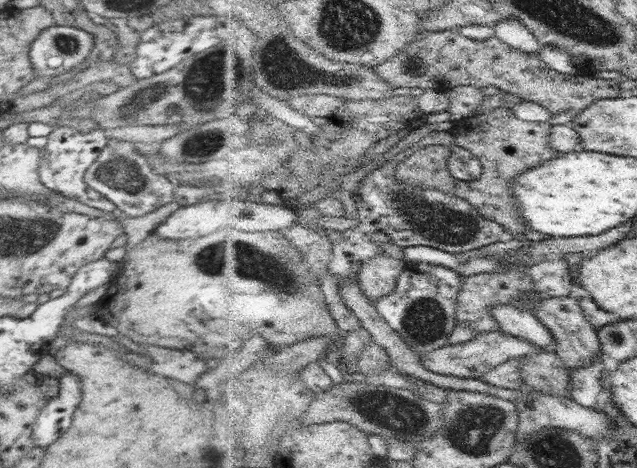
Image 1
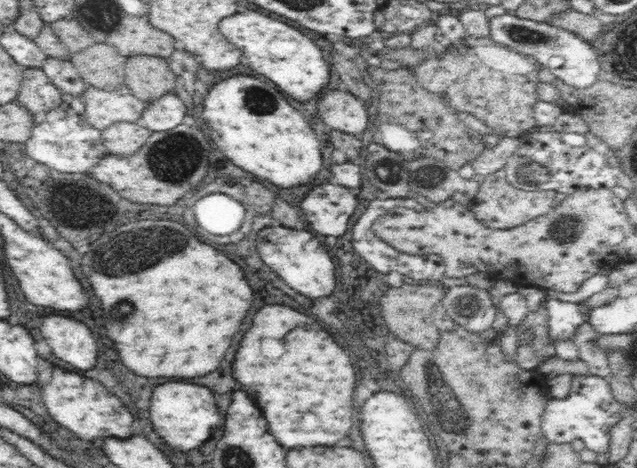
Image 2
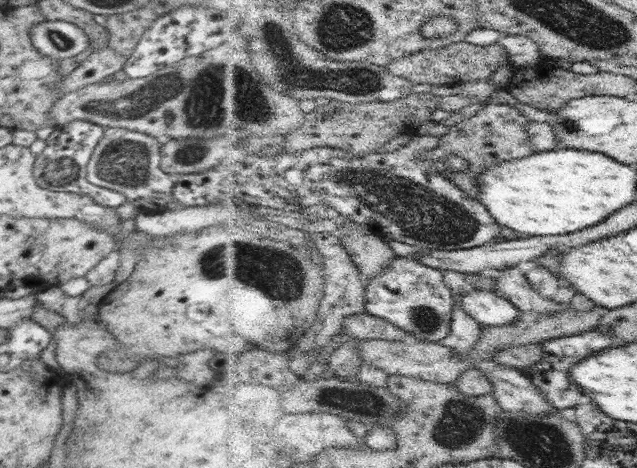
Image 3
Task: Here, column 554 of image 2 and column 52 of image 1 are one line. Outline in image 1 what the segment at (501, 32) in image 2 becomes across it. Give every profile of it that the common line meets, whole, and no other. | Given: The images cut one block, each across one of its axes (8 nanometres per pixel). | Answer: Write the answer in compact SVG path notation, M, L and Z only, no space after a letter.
M54 24L42 30L29 50L36 78L56 77L77 67L90 54L94 43L92 34L80 28Z

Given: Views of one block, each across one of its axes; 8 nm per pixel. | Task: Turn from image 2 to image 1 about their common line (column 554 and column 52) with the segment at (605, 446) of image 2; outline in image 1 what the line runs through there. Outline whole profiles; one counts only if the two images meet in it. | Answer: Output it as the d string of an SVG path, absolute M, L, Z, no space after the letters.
M67 372L59 378L58 395L48 398L32 426L31 433L36 447L46 449L66 432L70 426L72 414L82 400L80 387L80 377L72 372Z

